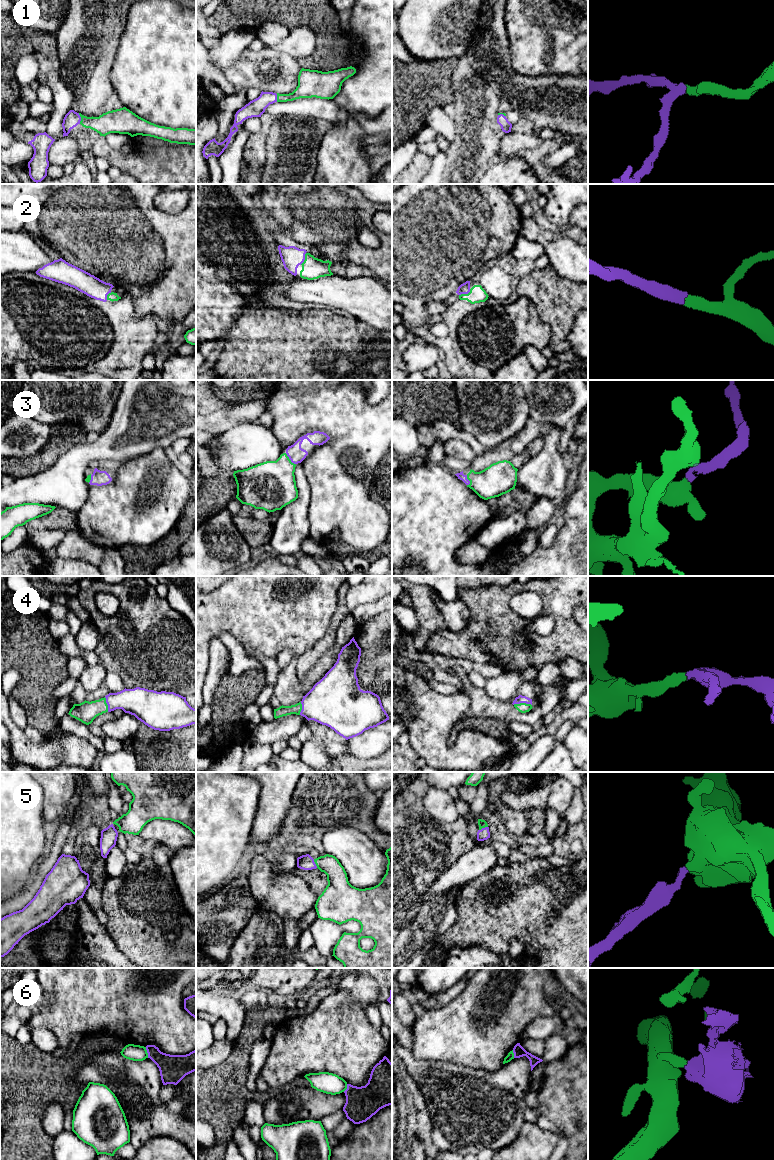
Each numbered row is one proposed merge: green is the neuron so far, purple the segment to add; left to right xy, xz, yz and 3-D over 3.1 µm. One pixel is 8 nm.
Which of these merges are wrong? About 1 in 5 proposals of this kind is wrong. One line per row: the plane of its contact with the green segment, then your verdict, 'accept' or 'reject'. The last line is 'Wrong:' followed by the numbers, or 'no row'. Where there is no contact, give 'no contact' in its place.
1: xy | accept
2: yz | accept
3: xz | accept
4: yz | accept
5: xz | accept
6: xy | reject
Wrong: 6

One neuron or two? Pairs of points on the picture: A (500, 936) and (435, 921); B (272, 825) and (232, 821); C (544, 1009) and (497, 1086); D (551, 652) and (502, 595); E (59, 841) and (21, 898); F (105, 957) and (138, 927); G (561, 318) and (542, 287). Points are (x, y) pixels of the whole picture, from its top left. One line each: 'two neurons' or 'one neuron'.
A: two neurons
B: two neurons
C: two neurons
D: one neuron
E: one neuron
F: two neurons
G: one neuron

